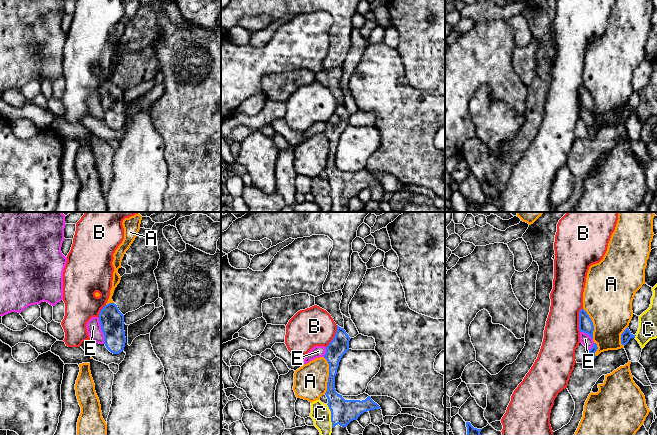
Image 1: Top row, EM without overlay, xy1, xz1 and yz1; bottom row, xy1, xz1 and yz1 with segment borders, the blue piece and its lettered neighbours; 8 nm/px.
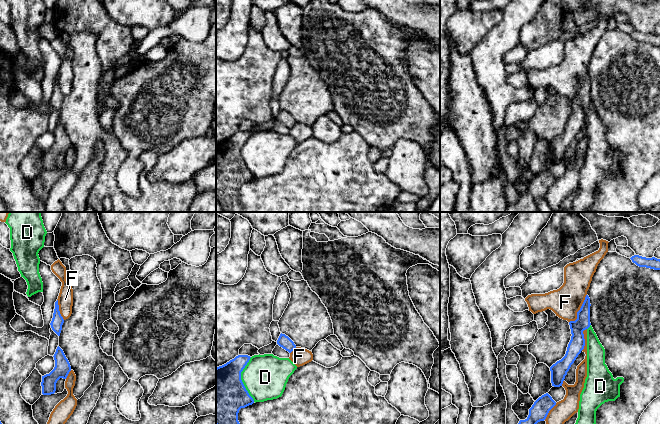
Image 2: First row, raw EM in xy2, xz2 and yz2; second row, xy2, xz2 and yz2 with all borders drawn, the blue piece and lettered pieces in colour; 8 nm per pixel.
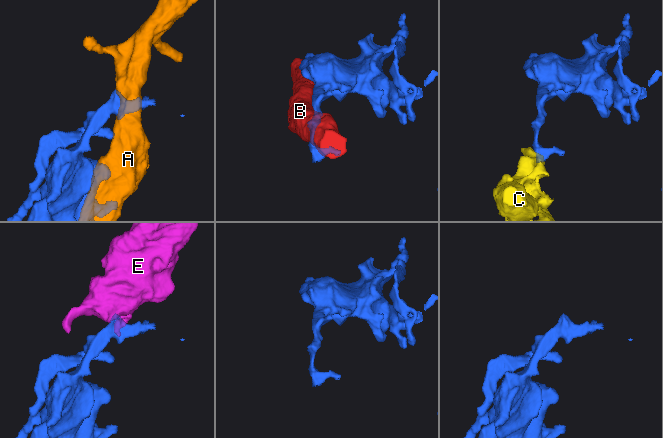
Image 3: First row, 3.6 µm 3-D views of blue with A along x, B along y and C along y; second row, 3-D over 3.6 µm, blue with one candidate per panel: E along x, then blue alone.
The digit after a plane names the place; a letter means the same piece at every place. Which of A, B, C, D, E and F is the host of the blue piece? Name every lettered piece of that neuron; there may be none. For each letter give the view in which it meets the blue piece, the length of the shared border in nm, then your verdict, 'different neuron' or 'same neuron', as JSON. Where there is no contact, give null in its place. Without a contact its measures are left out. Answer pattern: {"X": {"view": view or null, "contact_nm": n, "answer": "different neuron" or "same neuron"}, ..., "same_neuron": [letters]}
{"A": {"view": "xz1", "contact_nm": 300, "answer": "different neuron"}, "B": {"view": "yz1", "contact_nm": 190, "answer": "different neuron"}, "C": {"view": "xz1", "contact_nm": 200, "answer": "different neuron"}, "D": {"view": "xz2", "contact_nm": 360, "answer": "same neuron"}, "E": {"view": "xy1", "contact_nm": 220, "answer": "different neuron"}, "F": {"view": "yz2", "contact_nm": 280, "answer": "different neuron"}, "same_neuron": ["D"]}

